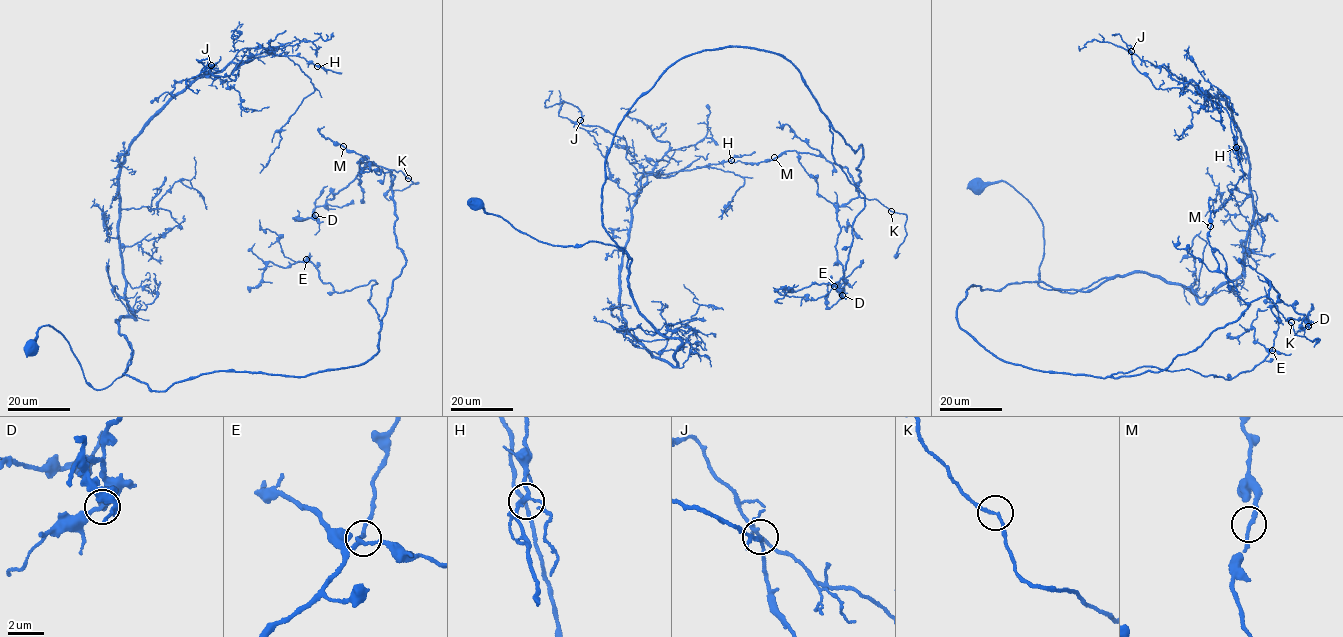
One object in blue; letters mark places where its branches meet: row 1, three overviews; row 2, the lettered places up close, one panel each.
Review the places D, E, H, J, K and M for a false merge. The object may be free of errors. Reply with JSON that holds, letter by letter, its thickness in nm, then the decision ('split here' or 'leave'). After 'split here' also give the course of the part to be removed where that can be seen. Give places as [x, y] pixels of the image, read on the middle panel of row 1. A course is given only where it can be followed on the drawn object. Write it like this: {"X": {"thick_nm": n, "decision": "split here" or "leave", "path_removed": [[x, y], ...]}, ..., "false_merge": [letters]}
{"D": {"thick_nm": 200, "decision": "leave"}, "E": {"thick_nm": 200, "decision": "leave"}, "H": {"thick_nm": 180, "decision": "leave"}, "J": {"thick_nm": 180, "decision": "leave"}, "K": {"thick_nm": 160, "decision": "leave"}, "M": {"thick_nm": 190, "decision": "leave"}, "false_merge": []}

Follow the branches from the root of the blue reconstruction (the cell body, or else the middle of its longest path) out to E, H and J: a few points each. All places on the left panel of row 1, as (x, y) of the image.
E: (28, 347), (48, 324), (97, 389), (127, 340), (158, 392), (369, 360), (377, 283), (306, 259)
H: (28, 347), (48, 324), (95, 389), (122, 376), (128, 144), (232, 62), (317, 66)
J: (28, 347), (48, 324), (95, 389), (127, 371), (118, 170), (169, 99), (232, 62), (236, 78), (211, 65)

